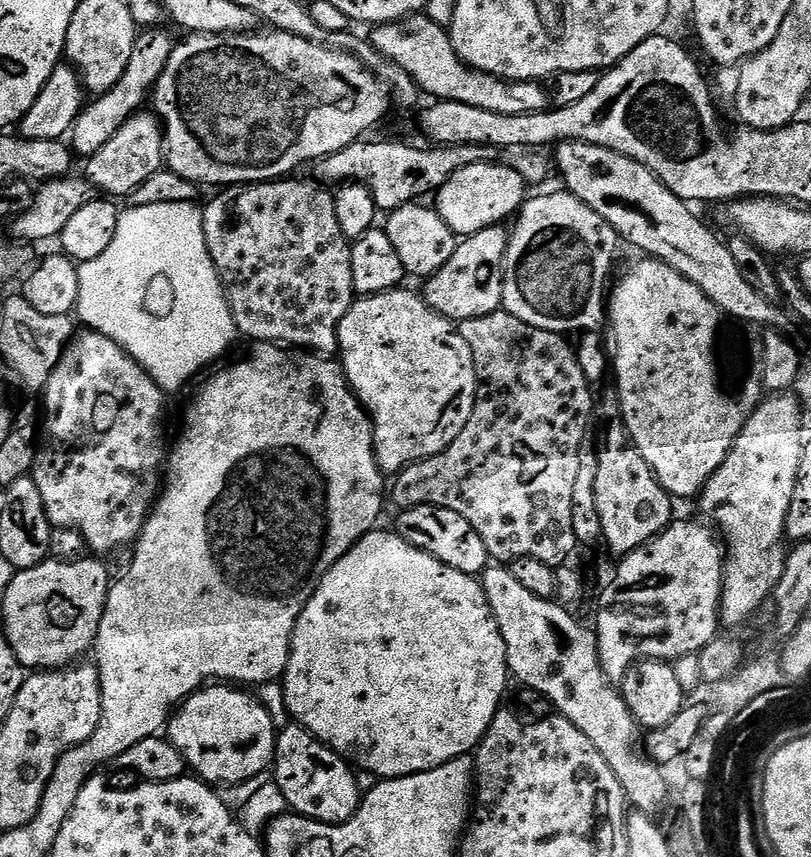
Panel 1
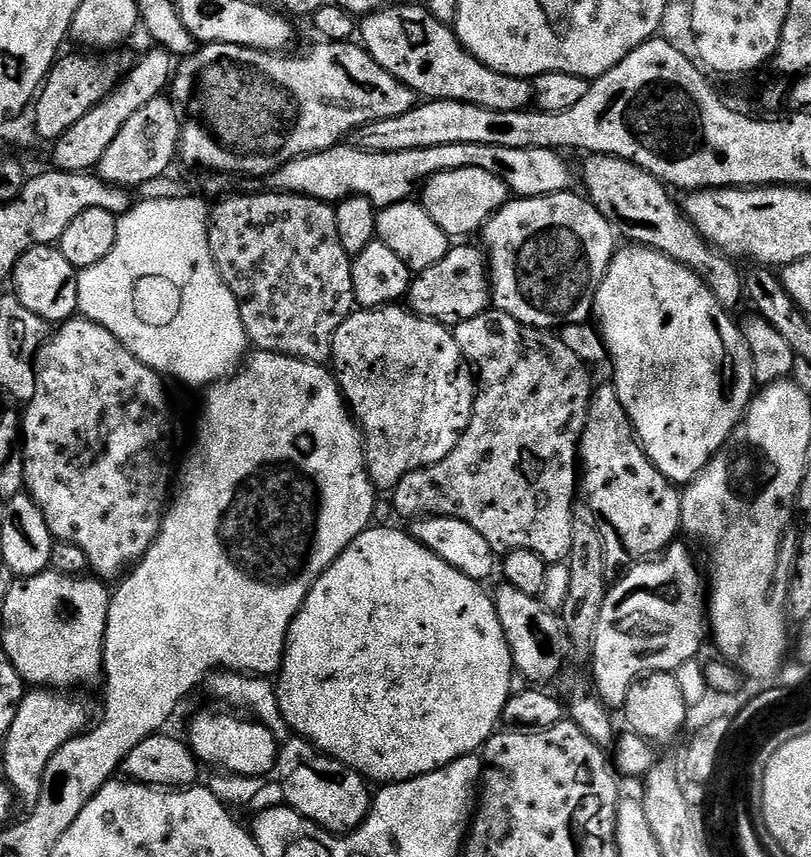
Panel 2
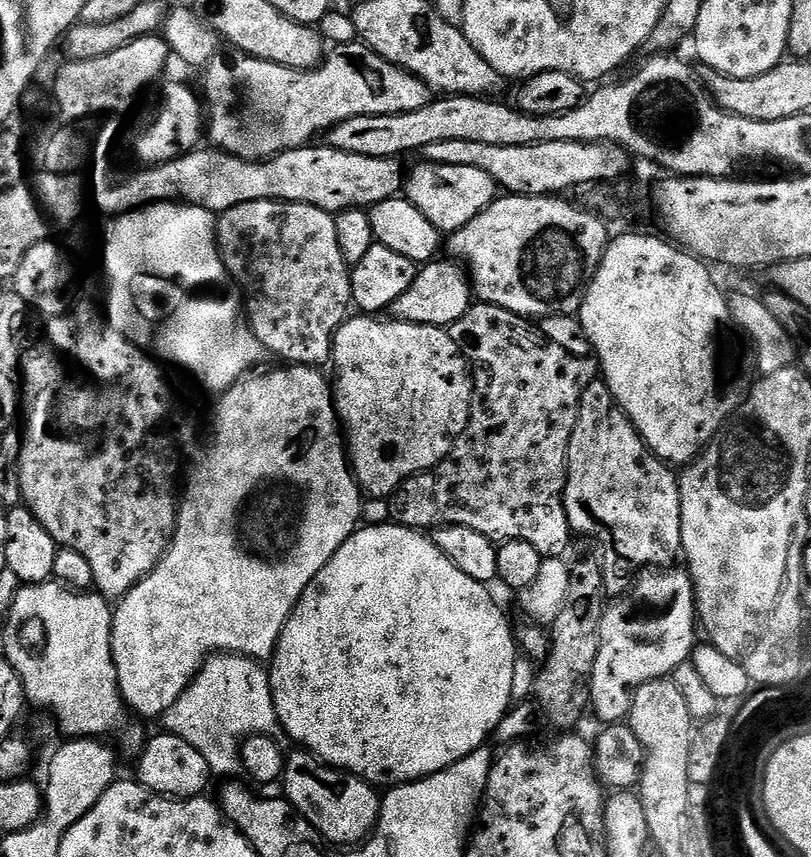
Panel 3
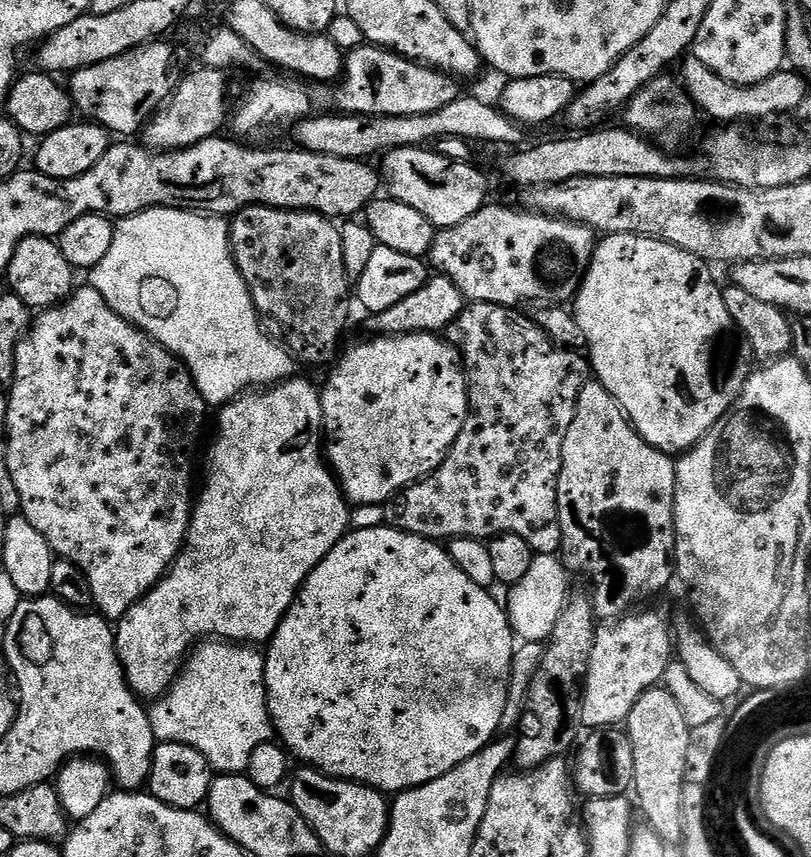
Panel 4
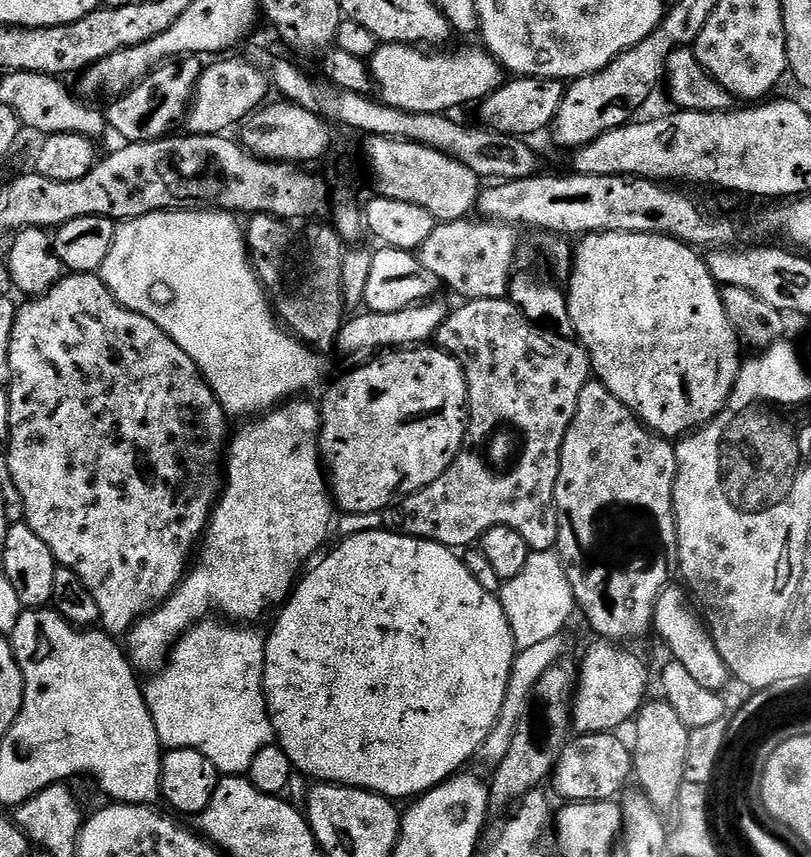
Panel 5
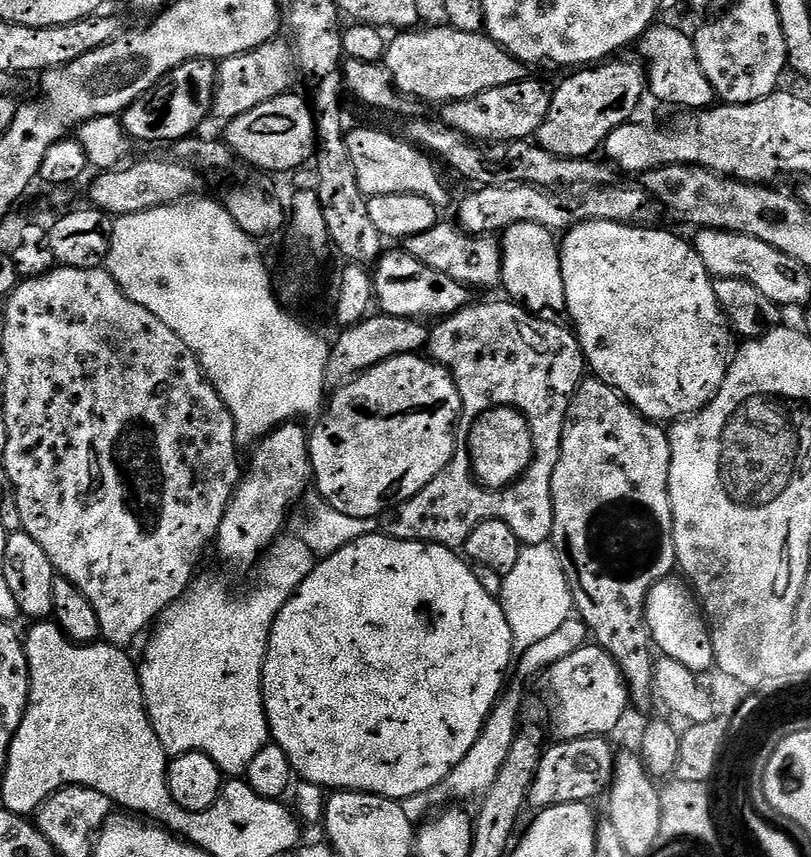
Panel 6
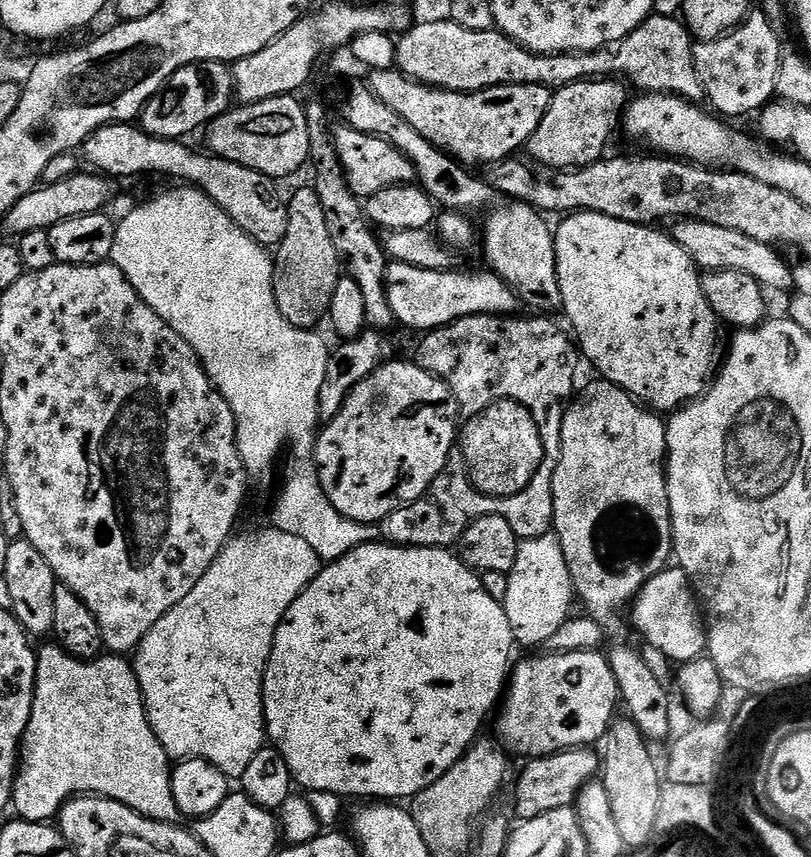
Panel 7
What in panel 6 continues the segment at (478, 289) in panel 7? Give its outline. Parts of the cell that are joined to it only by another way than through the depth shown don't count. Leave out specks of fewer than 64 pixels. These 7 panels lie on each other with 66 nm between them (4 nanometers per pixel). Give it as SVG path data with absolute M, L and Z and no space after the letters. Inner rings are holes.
M406 250L385 251L374 265L374 300L379 311L386 316L407 320L453 316L468 307L468 295L467 284L459 284L454 278L446 278L446 274L438 274L438 270L430 270L430 266L422 266L422 262L415 260Z

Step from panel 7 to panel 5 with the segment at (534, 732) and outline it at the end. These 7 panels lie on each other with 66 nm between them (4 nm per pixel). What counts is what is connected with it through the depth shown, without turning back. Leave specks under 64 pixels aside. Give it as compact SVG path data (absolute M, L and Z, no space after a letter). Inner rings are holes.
M596 642L600 644L596 644L592 649L589 650L588 653L584 656L584 664L579 665L578 668L578 679L576 682L576 694L574 697L574 703L572 705L572 723L574 725L575 731L580 734L587 734L589 732L616 732L620 730L620 727L623 726L624 723L631 721L633 717L635 717L636 713L640 710L640 705L645 703L646 695L644 696L644 691L648 688L648 668L643 664L642 661L639 660L638 657L635 656L632 652L627 652L627 647L617 646L612 642Z

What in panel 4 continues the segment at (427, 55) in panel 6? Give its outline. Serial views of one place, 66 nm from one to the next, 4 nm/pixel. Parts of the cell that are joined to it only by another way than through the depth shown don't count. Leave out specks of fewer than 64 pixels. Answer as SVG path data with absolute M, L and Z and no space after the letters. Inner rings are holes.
M361 46L347 53L344 62L344 74L340 77L332 92L332 104L337 113L355 114L358 116L421 116L434 114L434 110L442 110L442 106L450 106L450 102L459 100L462 89L459 88L457 77L447 72L439 72L437 68L429 68L416 60L407 60L387 48Z

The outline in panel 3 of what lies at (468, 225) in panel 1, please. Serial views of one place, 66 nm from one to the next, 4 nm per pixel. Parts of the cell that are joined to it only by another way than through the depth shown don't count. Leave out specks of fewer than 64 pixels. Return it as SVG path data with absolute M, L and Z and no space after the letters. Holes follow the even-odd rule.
M420 162L413 172L411 169L407 173L402 192L411 204L418 206L418 210L426 214L426 218L430 218L430 222L434 222L440 233L451 234L466 226L466 222L470 222L478 214L482 214L482 210L486 210L486 206L497 199L498 185L494 178L490 178L490 174L485 174L483 170L474 170L474 166Z

